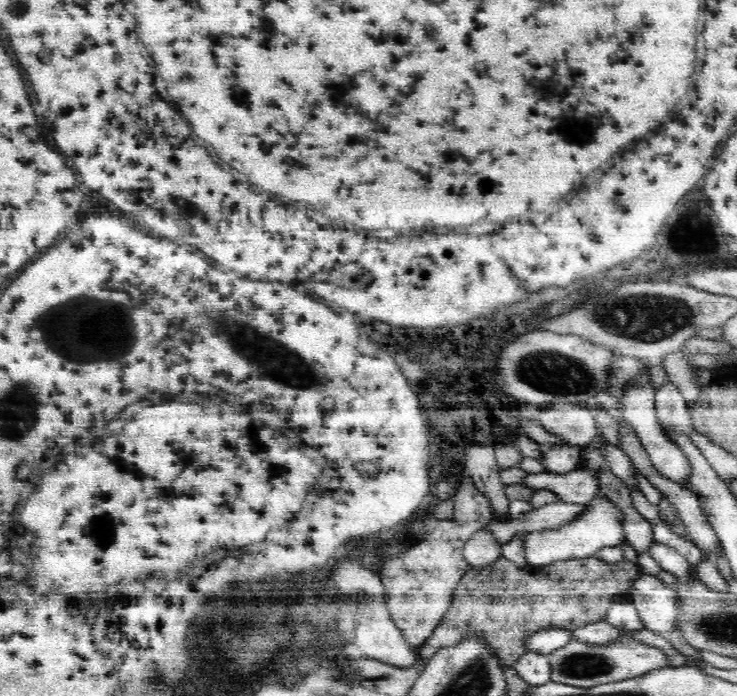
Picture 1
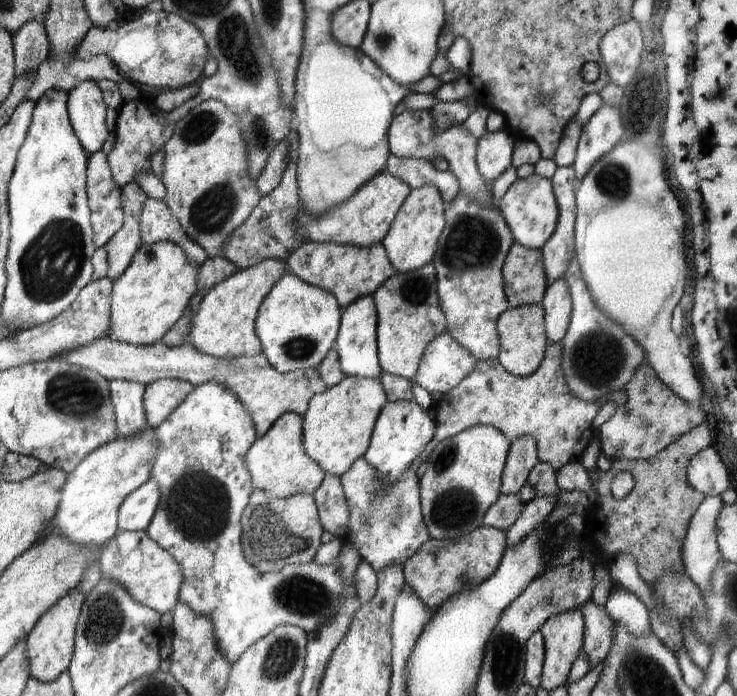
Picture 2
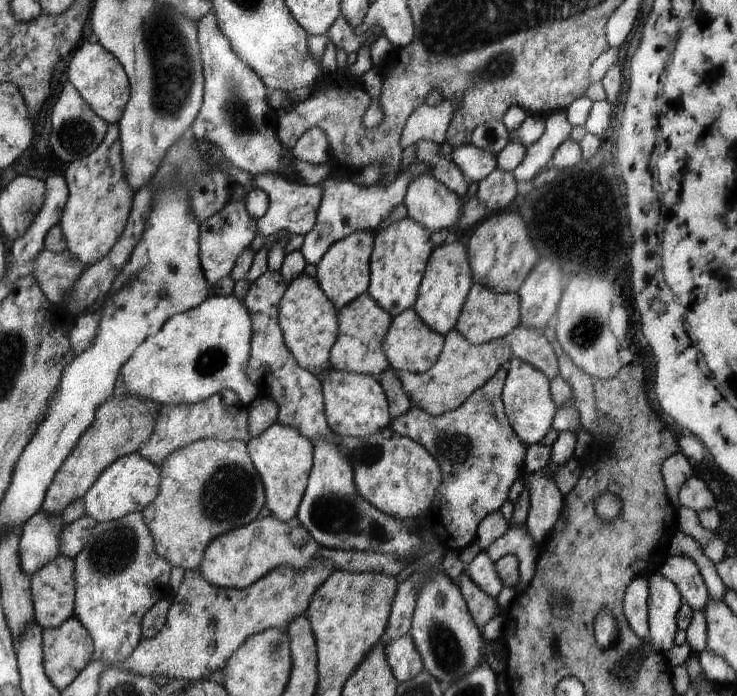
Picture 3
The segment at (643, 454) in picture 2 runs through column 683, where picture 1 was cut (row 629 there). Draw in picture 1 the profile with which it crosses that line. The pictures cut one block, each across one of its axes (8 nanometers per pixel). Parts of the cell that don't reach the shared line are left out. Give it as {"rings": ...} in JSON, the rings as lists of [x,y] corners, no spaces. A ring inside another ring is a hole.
{"rings":[[[470,476],[461,478],[458,490],[455,490],[452,497],[452,502],[454,505],[454,518],[452,520],[439,520],[432,532],[425,533],[422,539],[414,539],[412,546],[402,552],[400,556],[392,556],[390,560],[382,562],[386,610],[414,653],[420,650],[422,644],[426,644],[426,640],[433,636],[434,630],[442,623],[446,612],[452,605],[454,589],[461,582],[464,573],[472,567],[463,559],[463,546],[475,532],[484,529],[493,520],[490,499],[474,486],[474,481]]]}

